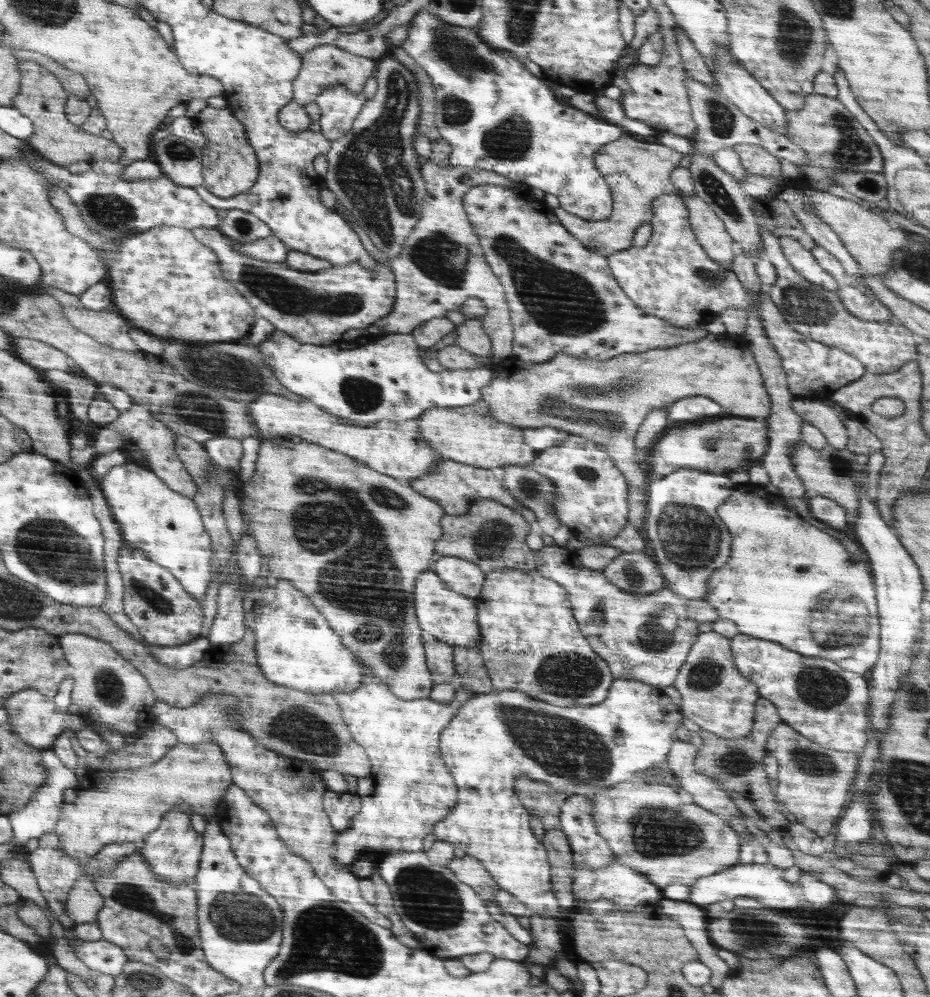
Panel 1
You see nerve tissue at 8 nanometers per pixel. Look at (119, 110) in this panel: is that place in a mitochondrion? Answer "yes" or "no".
no

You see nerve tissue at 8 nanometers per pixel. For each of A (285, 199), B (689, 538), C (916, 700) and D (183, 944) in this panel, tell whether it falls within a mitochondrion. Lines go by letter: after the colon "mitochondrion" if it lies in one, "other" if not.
A: other
B: mitochondrion
C: mitochondrion
D: mitochondrion

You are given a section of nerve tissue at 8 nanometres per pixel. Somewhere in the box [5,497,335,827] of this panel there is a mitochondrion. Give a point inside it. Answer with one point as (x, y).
(50, 548)

